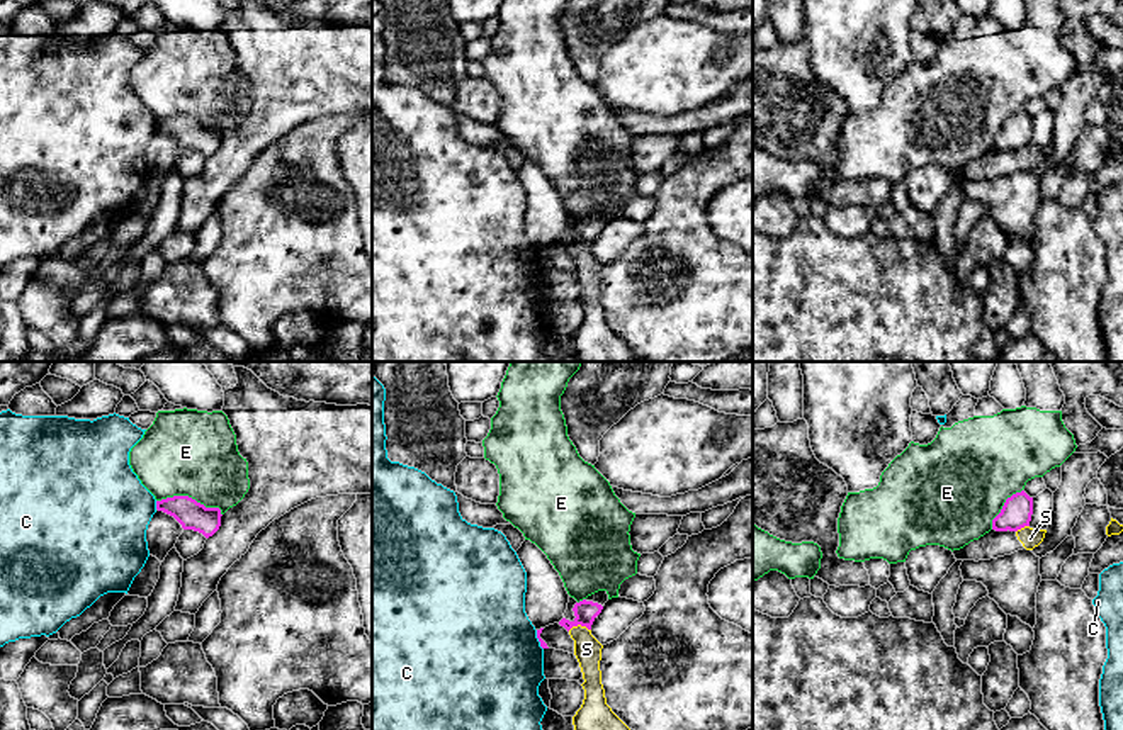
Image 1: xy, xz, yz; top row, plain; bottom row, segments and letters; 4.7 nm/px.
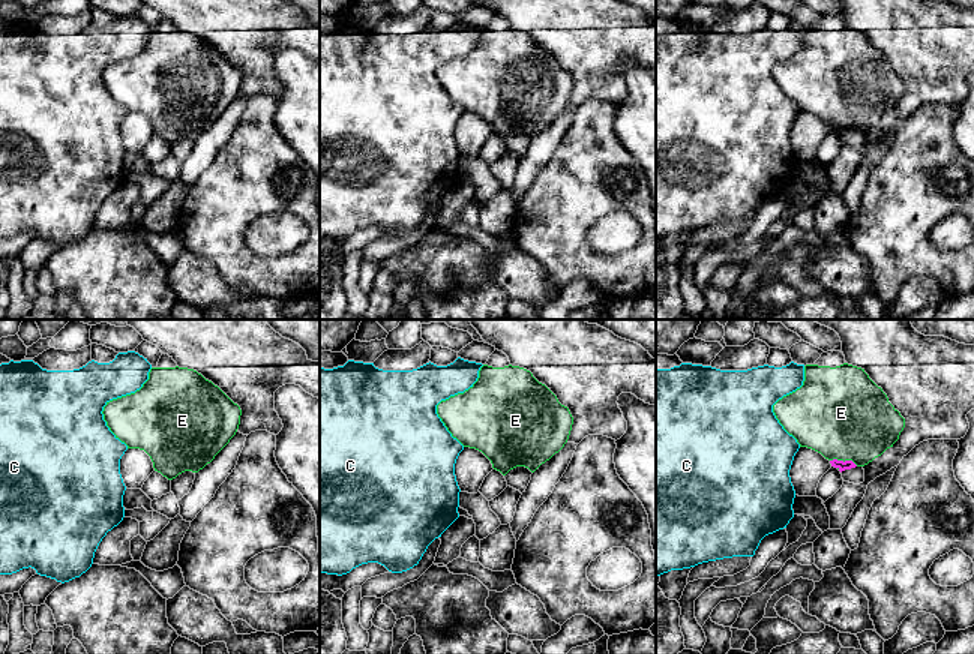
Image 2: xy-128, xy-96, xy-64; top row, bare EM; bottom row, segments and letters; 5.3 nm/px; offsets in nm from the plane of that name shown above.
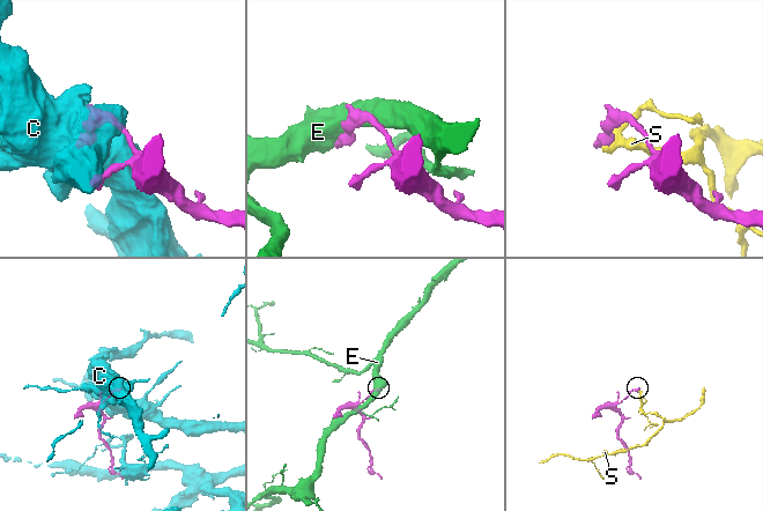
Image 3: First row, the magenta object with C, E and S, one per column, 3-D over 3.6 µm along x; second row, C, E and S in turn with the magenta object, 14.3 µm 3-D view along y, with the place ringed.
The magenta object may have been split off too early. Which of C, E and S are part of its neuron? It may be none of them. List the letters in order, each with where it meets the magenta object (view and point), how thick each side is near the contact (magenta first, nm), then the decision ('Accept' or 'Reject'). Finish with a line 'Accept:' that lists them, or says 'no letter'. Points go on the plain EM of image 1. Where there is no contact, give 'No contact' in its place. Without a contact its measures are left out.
C: Touches magenta at xy (157, 124). Thickness 140 nm (magenta) against 440 nm. Reject
E: Touches magenta at xy (191, 117). Thickness 140 nm (magenta) against 420 nm. Reject
S: Touches magenta at xz (578, 243). Thickness 110 nm (magenta) against 130 nm. Reject
Accept: no letter

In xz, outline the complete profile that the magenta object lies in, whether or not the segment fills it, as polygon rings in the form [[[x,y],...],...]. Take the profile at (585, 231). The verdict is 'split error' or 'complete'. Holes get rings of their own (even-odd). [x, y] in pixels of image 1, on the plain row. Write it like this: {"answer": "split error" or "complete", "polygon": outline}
{"answer": "split error", "polygon": [[[598,211],[574,224],[573,231],[576,238],[573,241],[562,238],[559,244],[564,246],[567,251],[578,244],[591,250],[595,238],[601,233],[607,221],[608,221],[607,211]]]}

